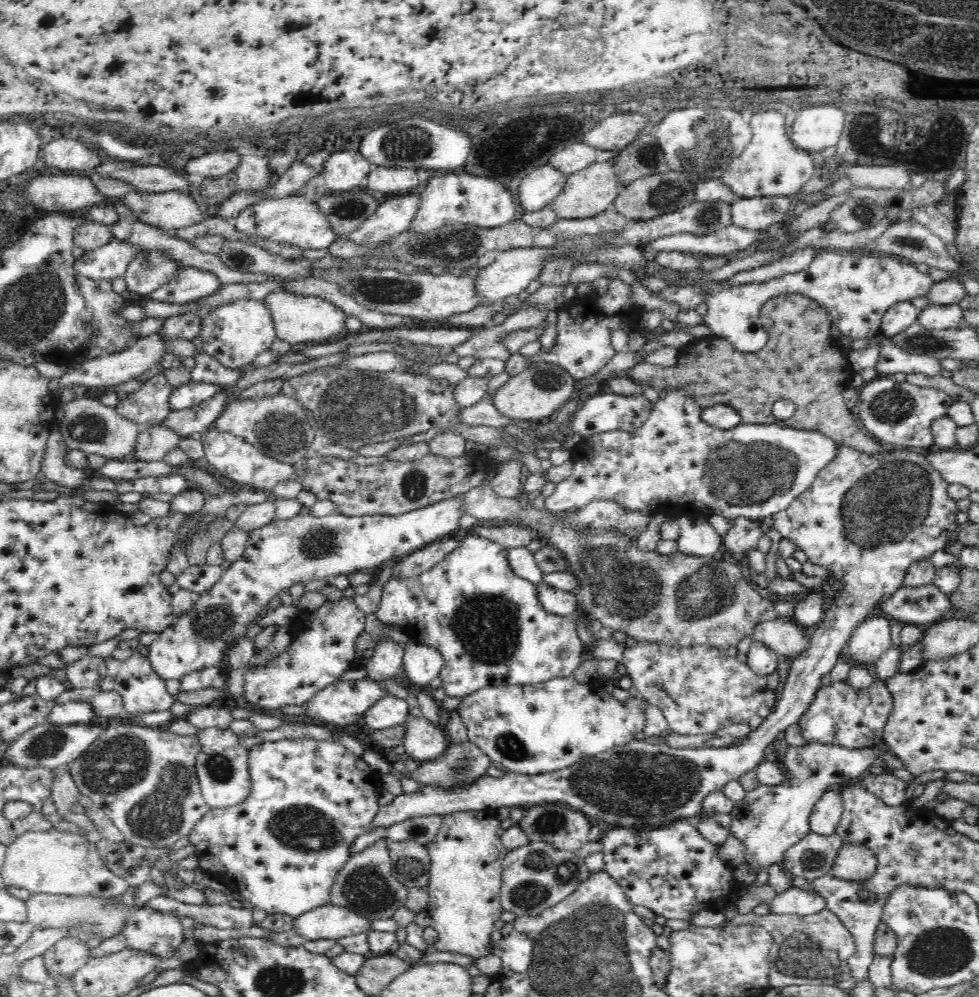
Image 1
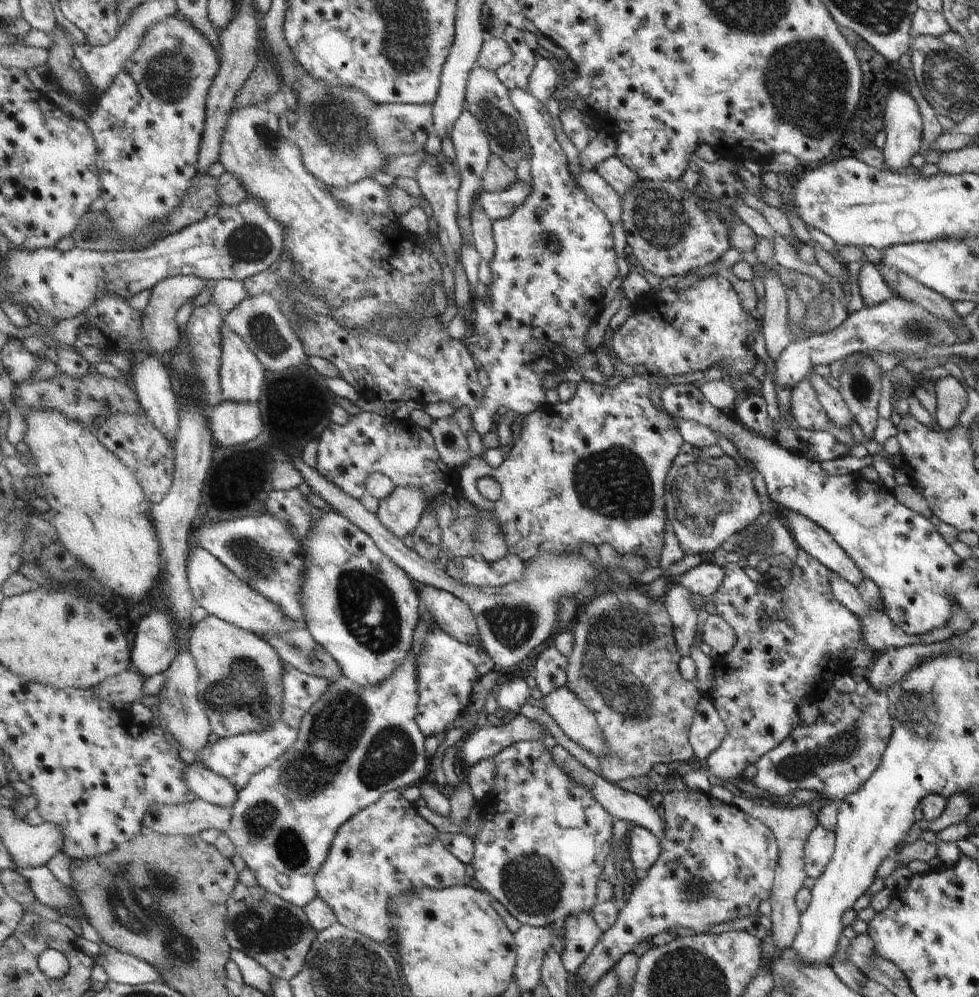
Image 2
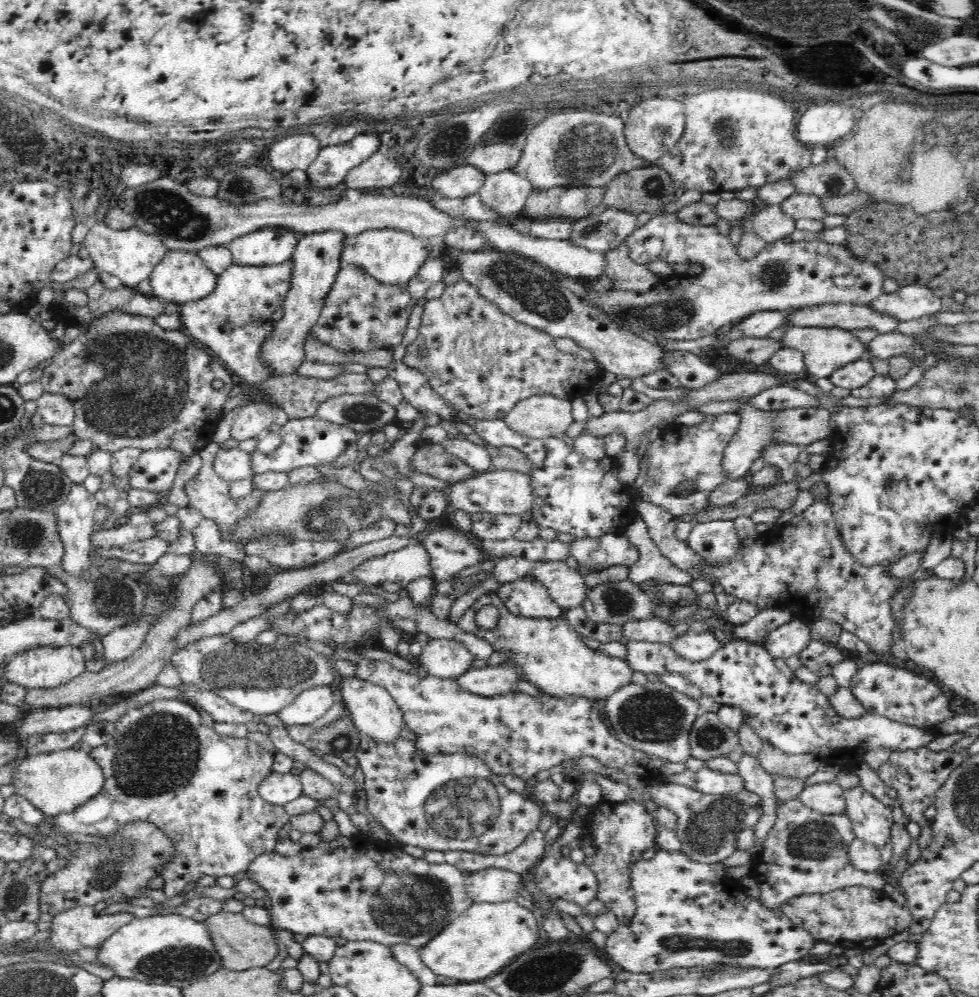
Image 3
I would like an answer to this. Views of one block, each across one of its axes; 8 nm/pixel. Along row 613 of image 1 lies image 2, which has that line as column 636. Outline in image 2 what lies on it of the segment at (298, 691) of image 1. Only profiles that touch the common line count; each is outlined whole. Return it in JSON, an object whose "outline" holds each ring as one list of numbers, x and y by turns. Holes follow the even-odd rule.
{"outline":[[723,273,699,278,689,288,649,291,630,303,634,312,614,333,611,346,621,363,645,366,651,374,683,376,703,372,718,362,726,362,723,382,733,386,738,397,744,395,742,374,751,374,759,360,750,347,751,333,761,332,755,313,747,314]]}

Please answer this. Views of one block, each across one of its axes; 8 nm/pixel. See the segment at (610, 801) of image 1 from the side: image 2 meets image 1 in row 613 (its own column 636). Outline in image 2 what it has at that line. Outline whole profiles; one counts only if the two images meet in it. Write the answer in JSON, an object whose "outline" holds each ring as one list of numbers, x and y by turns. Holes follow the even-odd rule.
{"outline":[[636,824,629,828,626,842,633,867,640,876,659,861,663,852,660,839,651,830]]}

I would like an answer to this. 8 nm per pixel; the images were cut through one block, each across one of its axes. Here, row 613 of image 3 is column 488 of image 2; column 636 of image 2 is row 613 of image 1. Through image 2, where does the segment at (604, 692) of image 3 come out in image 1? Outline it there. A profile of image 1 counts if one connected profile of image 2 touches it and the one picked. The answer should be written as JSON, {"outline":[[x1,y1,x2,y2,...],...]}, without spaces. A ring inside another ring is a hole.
{"outline":[[464,532,462,534,462,544,428,570,409,577,406,577,406,575,391,576,390,580,384,585,381,603,375,615,380,619,380,622,384,622,386,625,396,624,399,629,407,632,414,641,438,650,443,660,442,668,438,674,443,682,441,686,446,695,460,699,464,699,466,696,470,696,477,690,486,687,538,685,542,684,542,682,554,680,554,678,573,678,572,676,578,670,578,666,585,659,591,657,591,649,582,644,572,616,562,617,547,611,542,605,540,597,538,597,537,584,525,578,520,578,512,570,508,560,508,549,498,542,480,537,477,534,470,535]]}

